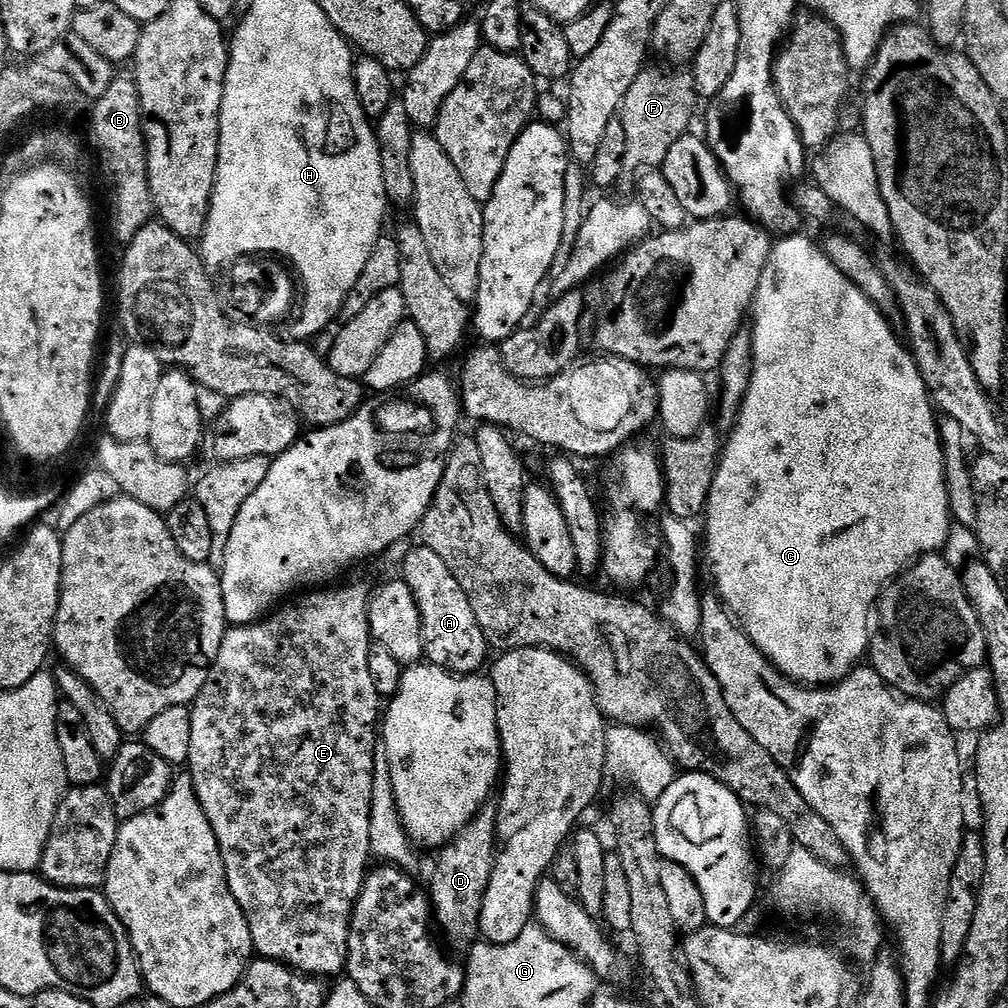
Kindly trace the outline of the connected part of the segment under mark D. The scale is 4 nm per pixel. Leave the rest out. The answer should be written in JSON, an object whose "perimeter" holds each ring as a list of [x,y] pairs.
{"perimeter":[[[489,802],[481,808],[469,824],[466,825],[452,839],[450,844],[439,849],[436,860],[436,869],[432,872],[432,884],[430,883],[430,895],[432,898],[432,910],[435,923],[456,944],[471,945],[481,935],[480,915],[482,914],[482,902],[486,898],[486,890],[490,886],[492,871],[496,865],[496,853],[498,851],[498,835],[496,833],[496,811],[497,805]]]}

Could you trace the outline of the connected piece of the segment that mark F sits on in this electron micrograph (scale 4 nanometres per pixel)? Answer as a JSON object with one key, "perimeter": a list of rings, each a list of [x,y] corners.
{"perimeter":[[[646,66],[634,78],[626,98],[620,105],[618,118],[623,121],[626,130],[625,169],[640,168],[650,170],[663,165],[670,146],[678,142],[689,131],[692,115],[696,112],[696,79],[691,71],[680,68],[652,68]]]}

